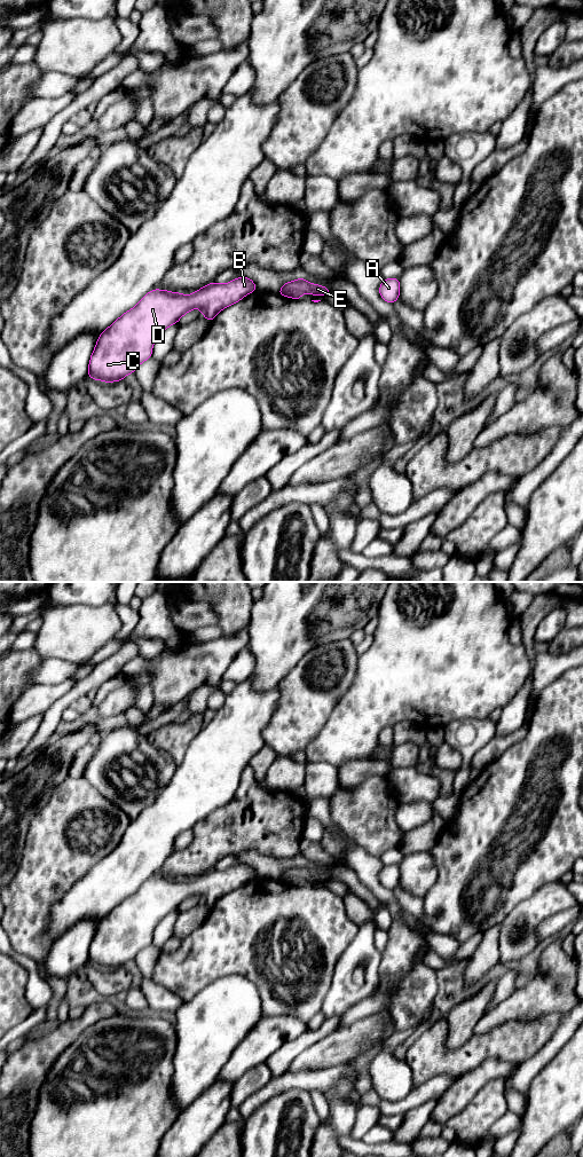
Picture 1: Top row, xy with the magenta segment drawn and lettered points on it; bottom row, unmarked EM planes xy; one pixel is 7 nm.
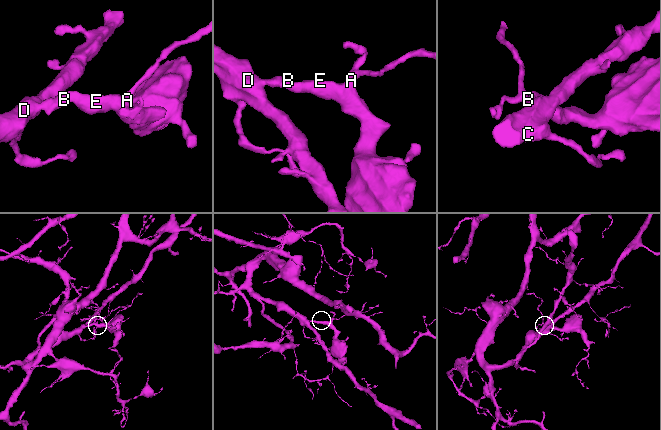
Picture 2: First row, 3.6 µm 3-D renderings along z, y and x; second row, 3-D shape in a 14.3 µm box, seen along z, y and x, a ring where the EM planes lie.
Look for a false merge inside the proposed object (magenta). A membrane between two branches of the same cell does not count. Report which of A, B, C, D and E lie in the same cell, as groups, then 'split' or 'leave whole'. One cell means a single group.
groups A B C D E; leave whole

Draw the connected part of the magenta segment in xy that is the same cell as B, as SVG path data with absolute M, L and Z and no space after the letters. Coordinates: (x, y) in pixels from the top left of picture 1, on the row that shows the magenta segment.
M241 276L226 284L212 282L190 296L180 292L153 289L148 292L136 306L125 312L96 341L88 364L88 377L104 383L123 380L136 371L137 367L152 356L152 346L157 338L171 325L194 308L200 309L204 317L212 322L222 309L241 301L245 296L257 291L255 283Z

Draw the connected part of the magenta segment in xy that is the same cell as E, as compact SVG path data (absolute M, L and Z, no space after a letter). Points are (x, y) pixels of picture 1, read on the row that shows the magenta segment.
M300 276L297 281L286 282L277 292L278 294L292 299L300 300L300 297L304 293L310 293L314 296L326 296L332 291L326 286L322 286L320 284L313 284L302 278Z

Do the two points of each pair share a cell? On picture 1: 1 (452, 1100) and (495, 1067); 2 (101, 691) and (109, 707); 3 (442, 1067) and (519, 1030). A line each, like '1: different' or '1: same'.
1: same
2: different
3: same

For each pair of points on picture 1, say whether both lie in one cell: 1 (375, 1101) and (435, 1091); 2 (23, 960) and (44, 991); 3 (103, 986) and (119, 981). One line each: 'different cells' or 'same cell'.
1: same cell
2: same cell
3: same cell

